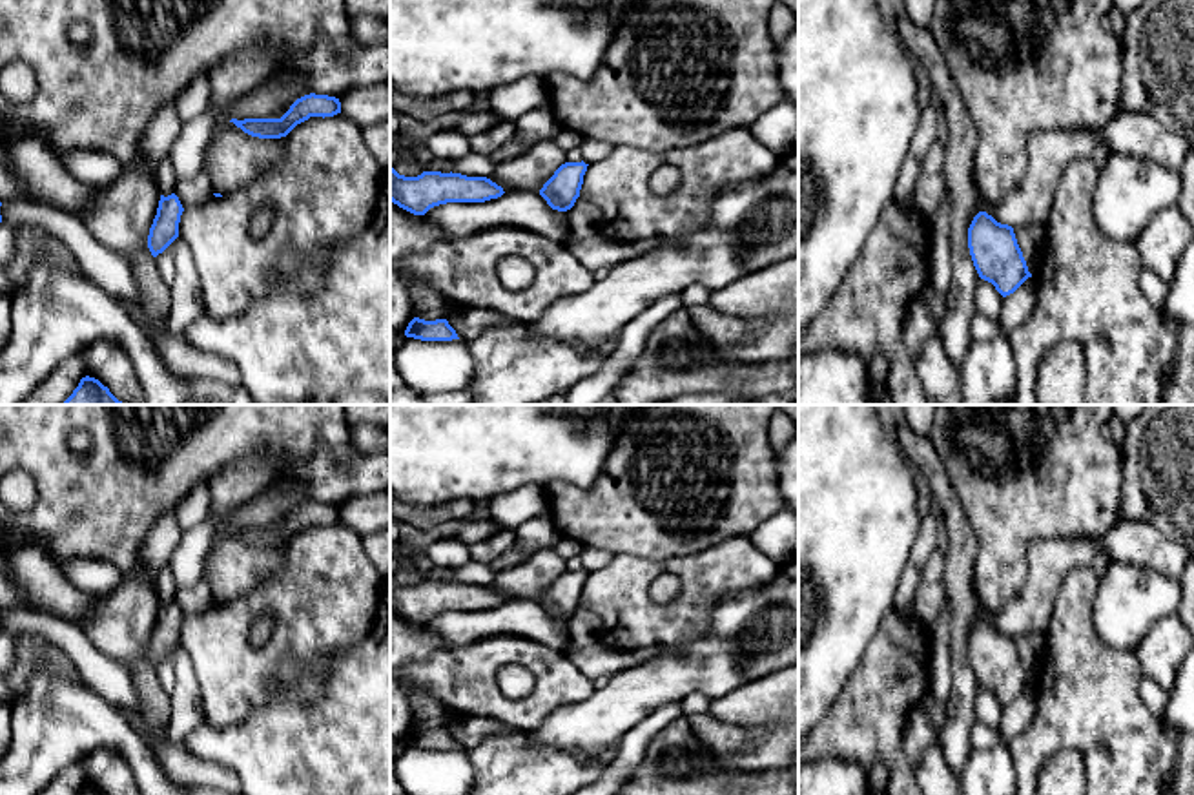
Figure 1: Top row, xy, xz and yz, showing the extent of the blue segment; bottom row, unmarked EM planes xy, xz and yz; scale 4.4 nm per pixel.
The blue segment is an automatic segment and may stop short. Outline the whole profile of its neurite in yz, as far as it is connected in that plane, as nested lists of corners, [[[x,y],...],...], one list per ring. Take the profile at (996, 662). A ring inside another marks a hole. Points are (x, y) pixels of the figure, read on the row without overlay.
[[[979,620],[968,636],[968,656],[981,687],[992,691],[1006,706],[1032,682],[1017,653],[1014,636]]]

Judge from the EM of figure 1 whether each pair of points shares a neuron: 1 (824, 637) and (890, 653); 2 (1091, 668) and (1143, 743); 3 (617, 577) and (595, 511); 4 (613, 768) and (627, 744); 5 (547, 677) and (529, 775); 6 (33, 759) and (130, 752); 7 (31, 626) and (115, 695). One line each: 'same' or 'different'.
1: different
2: same
3: different
4: same
5: different
6: same
7: same

